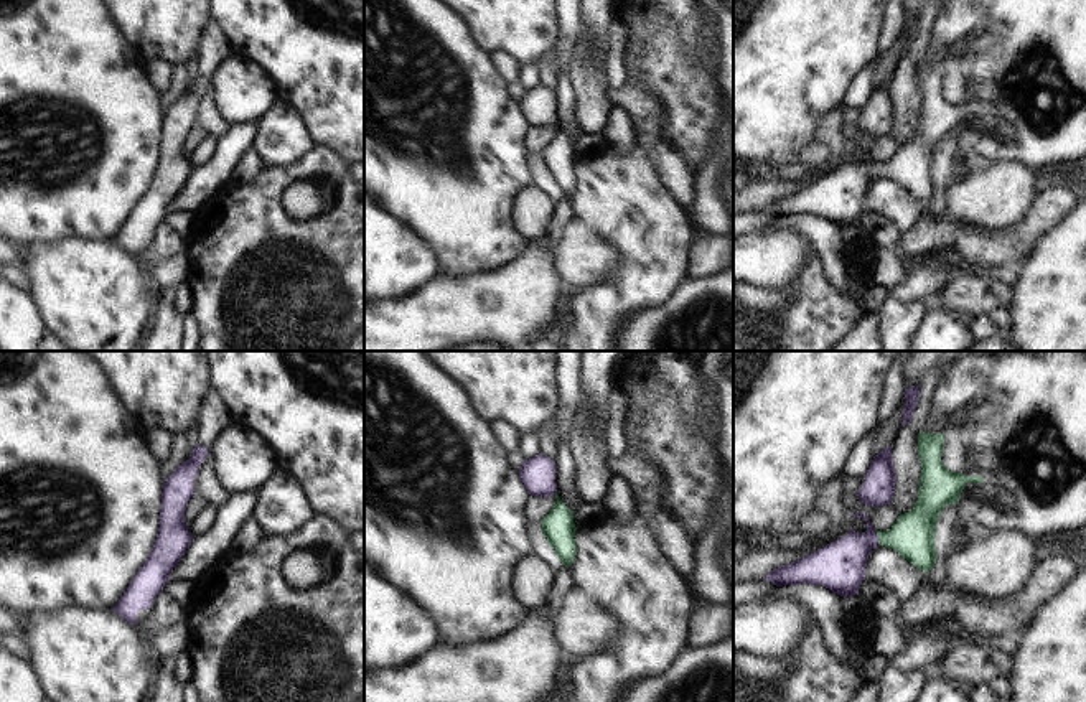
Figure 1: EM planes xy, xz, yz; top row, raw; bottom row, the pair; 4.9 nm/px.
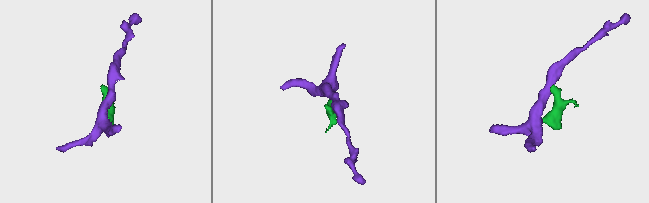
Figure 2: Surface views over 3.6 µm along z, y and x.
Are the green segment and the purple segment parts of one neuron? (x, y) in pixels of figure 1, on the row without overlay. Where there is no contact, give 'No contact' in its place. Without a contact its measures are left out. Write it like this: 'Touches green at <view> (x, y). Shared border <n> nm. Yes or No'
Touches green at yz (877, 165). Shared border 80 nm. Yes

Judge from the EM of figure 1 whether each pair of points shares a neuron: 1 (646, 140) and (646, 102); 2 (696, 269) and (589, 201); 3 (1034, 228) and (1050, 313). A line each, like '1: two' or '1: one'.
1: one
2: two
3: two

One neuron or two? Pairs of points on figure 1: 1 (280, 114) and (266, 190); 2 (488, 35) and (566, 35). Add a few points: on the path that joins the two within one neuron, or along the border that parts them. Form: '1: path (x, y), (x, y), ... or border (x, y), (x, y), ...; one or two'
1: border (307, 150), (287, 165), (264, 167); two
2: border (557, 17), (557, 43), (554, 48); two

